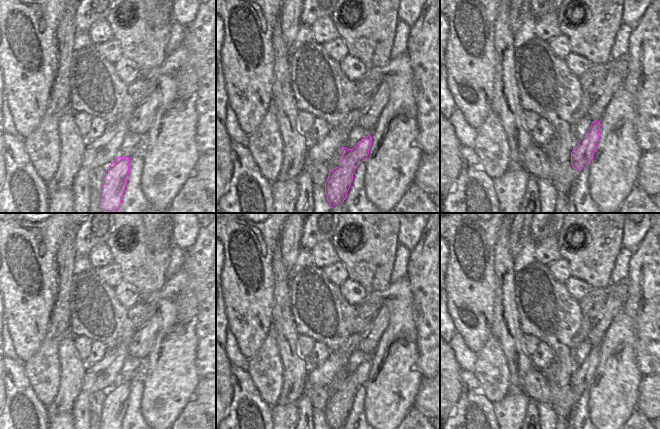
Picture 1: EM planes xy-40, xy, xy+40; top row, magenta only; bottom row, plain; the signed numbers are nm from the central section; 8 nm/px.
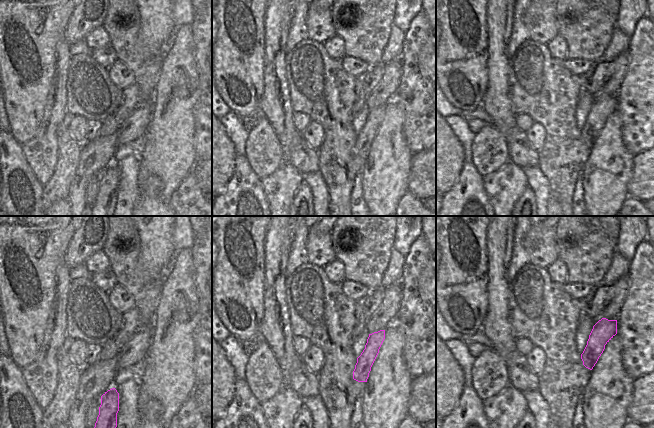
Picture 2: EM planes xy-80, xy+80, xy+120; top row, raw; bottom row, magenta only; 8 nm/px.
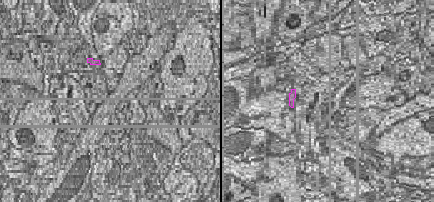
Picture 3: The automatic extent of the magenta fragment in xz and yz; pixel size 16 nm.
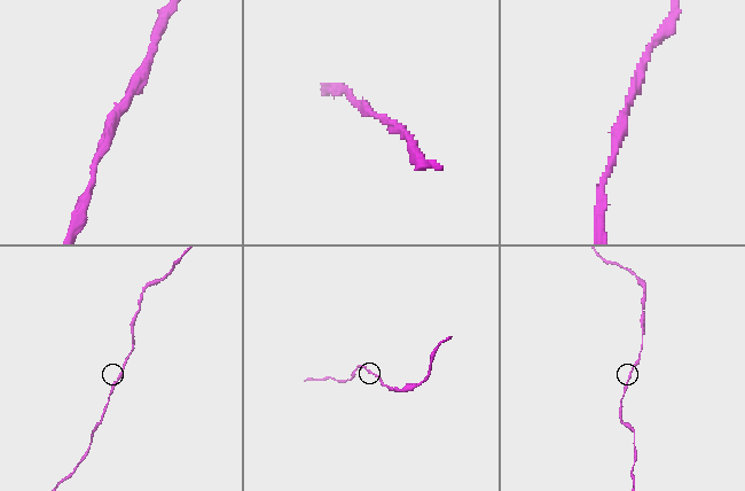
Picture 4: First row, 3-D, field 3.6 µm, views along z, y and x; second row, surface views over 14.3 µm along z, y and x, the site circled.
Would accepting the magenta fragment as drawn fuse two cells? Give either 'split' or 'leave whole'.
leave whole

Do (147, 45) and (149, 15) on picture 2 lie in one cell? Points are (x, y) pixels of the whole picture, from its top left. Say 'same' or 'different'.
same

